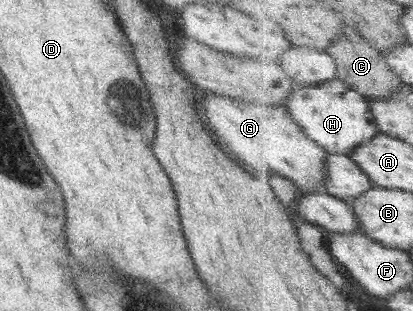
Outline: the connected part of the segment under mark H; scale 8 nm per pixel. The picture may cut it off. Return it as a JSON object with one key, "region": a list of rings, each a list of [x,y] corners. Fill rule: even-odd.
{"region":[[[339,78],[324,80],[314,87],[296,88],[285,102],[285,106],[306,136],[328,153],[349,156],[356,146],[372,140],[375,134],[380,133],[368,98],[356,89],[351,89]]]}

